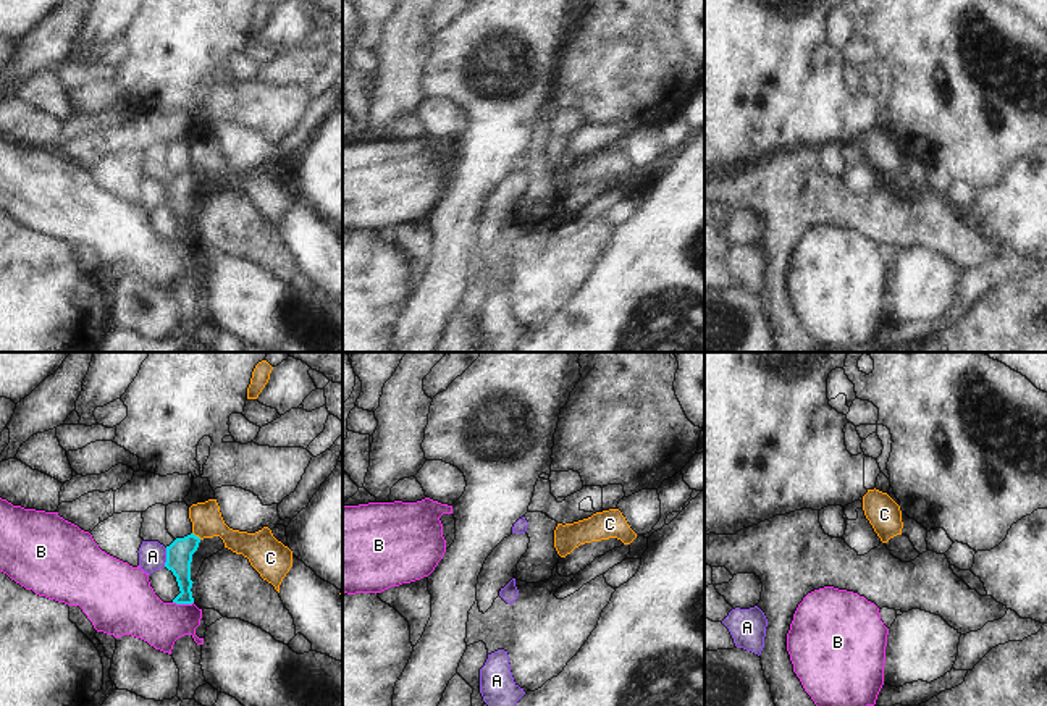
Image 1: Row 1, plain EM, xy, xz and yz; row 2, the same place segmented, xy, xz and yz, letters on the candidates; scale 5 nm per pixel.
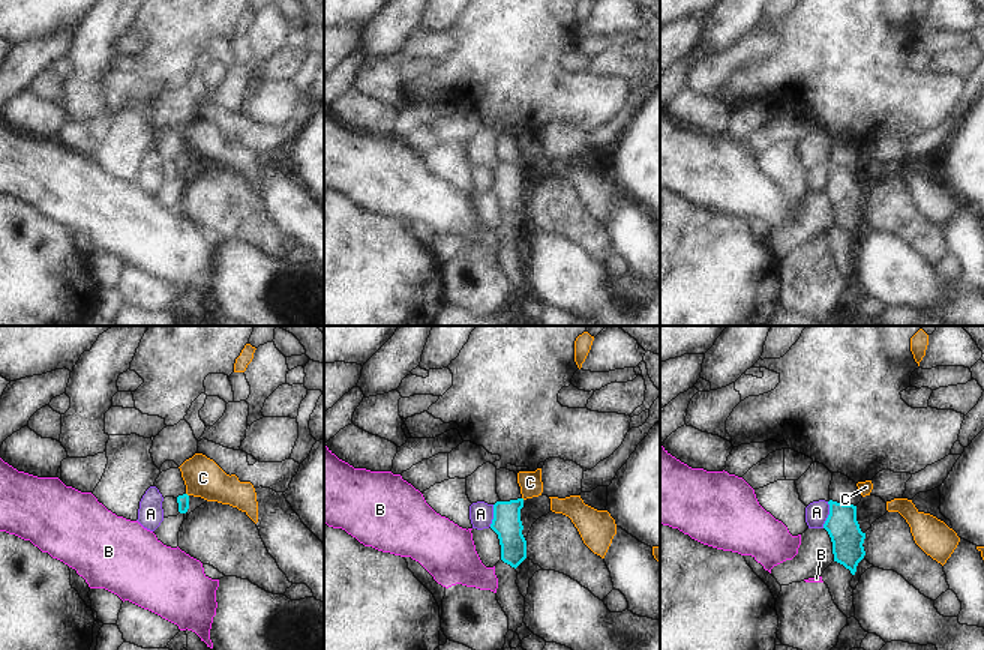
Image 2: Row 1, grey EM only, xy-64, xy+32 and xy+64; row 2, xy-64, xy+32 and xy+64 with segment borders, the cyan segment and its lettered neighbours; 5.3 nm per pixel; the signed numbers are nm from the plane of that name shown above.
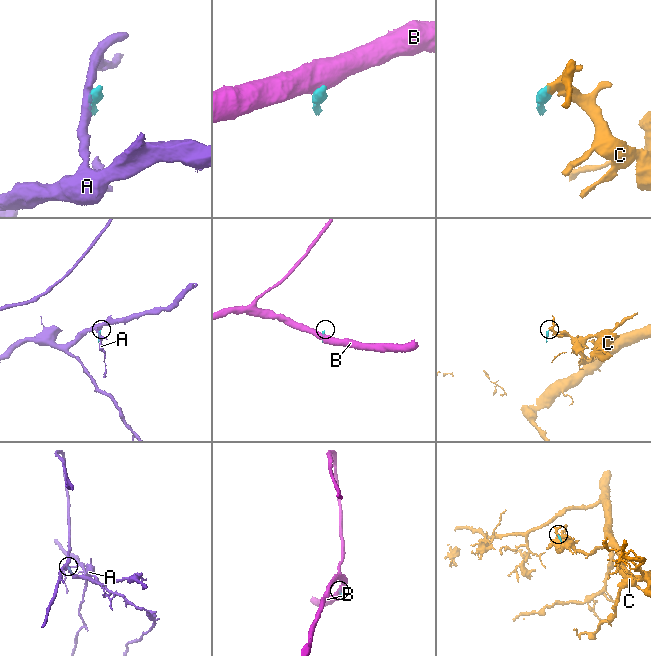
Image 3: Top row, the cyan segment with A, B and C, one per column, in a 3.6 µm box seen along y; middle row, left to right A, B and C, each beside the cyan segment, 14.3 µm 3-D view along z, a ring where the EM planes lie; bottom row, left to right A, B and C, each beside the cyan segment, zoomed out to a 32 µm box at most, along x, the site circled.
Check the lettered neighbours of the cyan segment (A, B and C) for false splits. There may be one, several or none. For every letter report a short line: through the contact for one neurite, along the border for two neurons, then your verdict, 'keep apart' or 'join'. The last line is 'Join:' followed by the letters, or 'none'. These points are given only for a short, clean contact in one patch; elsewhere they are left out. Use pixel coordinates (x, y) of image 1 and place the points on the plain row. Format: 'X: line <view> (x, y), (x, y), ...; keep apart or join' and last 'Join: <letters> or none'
A: line xy (167, 186), (163, 204); keep apart
B: line xy (173, 239), (193, 241); keep apart
C: line xy (193, 170), (201, 176); keep apart
Join: none

